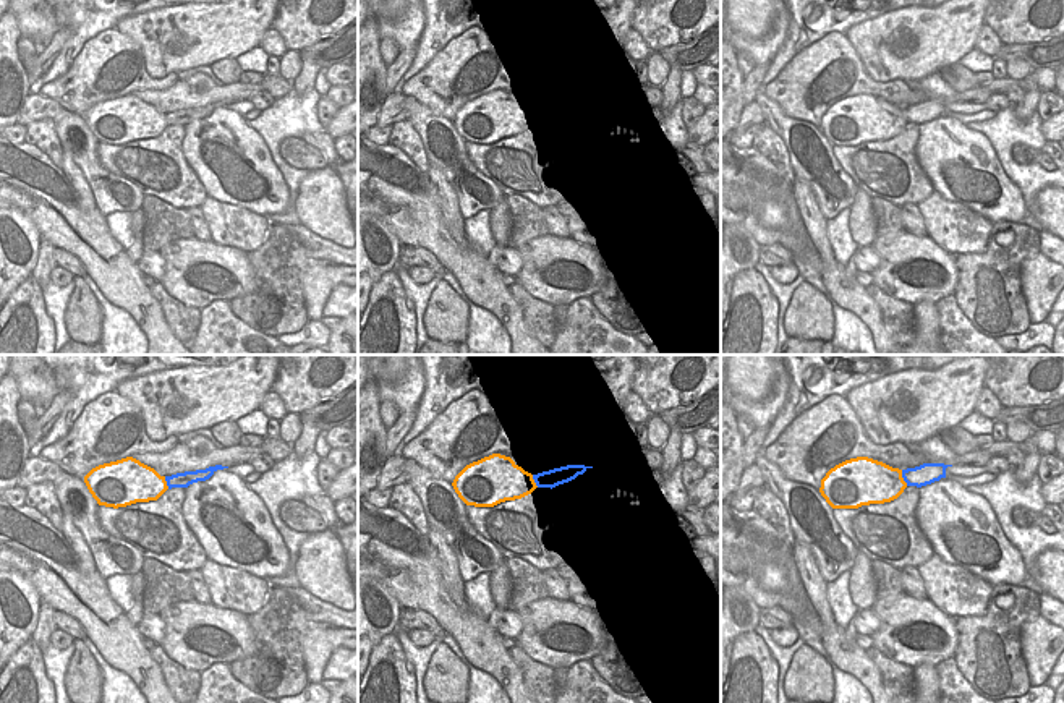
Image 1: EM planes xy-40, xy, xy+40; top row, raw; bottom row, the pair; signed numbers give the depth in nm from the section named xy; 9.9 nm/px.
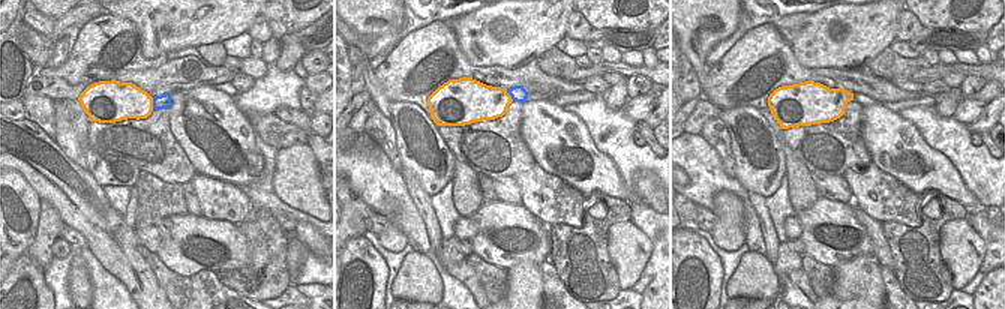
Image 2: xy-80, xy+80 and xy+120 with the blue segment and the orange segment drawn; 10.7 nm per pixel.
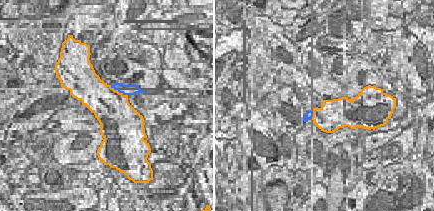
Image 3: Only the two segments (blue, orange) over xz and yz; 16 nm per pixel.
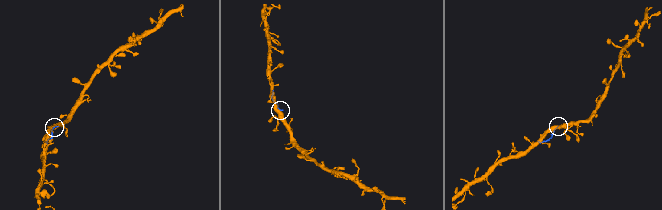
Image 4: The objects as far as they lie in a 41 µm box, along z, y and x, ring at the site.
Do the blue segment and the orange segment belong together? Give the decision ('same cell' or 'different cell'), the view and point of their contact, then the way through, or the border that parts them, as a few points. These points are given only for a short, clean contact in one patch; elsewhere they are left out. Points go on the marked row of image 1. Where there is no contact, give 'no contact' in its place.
different cell | xy+40 (902, 477)

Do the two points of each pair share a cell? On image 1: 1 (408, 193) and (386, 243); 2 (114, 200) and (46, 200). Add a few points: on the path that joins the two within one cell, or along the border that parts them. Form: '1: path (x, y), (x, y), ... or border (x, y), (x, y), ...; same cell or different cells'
1: border (374, 214), (392, 229), (402, 245); different cells
2: border (96, 204), (106, 216); different cells

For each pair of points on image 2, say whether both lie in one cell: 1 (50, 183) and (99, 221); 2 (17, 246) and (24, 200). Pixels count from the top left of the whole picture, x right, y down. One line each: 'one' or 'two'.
1: one
2: one

